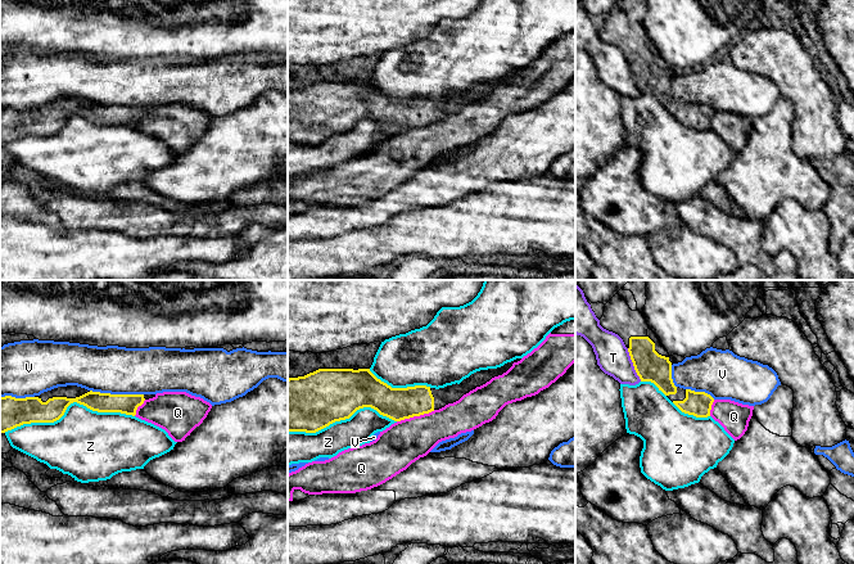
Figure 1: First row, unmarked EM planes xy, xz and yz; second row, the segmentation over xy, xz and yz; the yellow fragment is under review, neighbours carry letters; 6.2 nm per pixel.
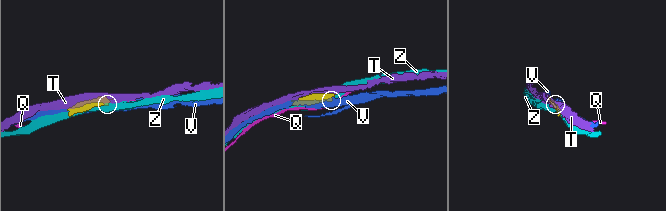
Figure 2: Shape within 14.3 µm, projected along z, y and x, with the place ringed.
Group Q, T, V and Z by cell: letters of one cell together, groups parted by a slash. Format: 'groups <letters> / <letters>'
groups Q / T / V / Z

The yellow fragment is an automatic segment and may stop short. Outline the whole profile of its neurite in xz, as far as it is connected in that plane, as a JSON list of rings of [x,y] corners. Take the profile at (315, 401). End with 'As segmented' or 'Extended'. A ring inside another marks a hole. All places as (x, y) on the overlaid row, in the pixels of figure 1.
[[[516,358],[511,362],[505,364],[497,369],[480,370],[464,379],[460,384],[447,385],[444,388],[430,388],[426,385],[415,385],[407,388],[392,388],[387,383],[378,379],[370,369],[318,369],[304,376],[289,378],[288,379],[288,432],[306,432],[316,433],[330,424],[340,420],[349,419],[357,410],[363,407],[371,407],[380,415],[387,416],[394,421],[401,421],[414,416],[429,414],[434,410],[439,410],[448,403],[458,401],[464,394],[489,382],[492,378],[506,373],[514,362],[520,361]]]. Extended

